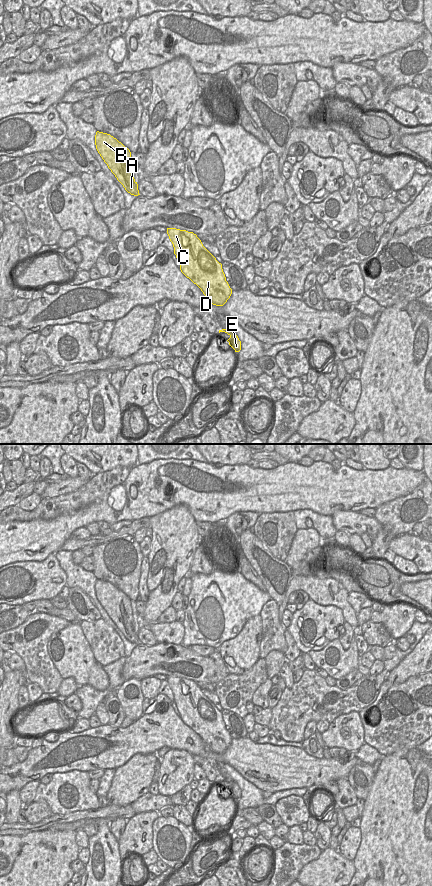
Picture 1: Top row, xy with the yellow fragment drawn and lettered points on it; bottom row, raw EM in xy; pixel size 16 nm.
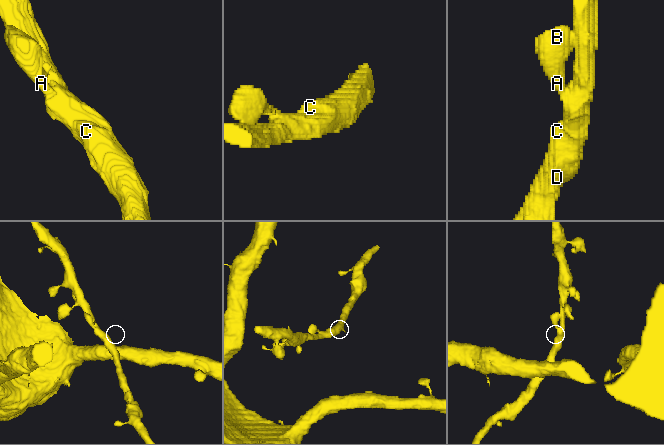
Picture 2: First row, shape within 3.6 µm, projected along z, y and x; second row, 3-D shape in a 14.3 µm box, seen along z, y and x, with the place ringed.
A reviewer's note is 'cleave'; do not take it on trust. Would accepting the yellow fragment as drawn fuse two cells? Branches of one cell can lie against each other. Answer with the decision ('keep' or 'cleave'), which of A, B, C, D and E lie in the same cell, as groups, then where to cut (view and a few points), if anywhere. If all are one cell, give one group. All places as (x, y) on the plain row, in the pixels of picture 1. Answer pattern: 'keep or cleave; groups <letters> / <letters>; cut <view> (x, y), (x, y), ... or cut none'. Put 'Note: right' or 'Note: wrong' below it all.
keep; groups A B C D E; cut none
Note: wrong

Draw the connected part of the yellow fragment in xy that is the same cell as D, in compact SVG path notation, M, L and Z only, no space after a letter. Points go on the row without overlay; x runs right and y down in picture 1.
M167 676L181 720L196 732L216 754L223 754L232 742L222 712L203 694L193 680Z

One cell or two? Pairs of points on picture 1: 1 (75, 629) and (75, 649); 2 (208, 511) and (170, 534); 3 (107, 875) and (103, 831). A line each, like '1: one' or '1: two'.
1: one
2: two
3: one

